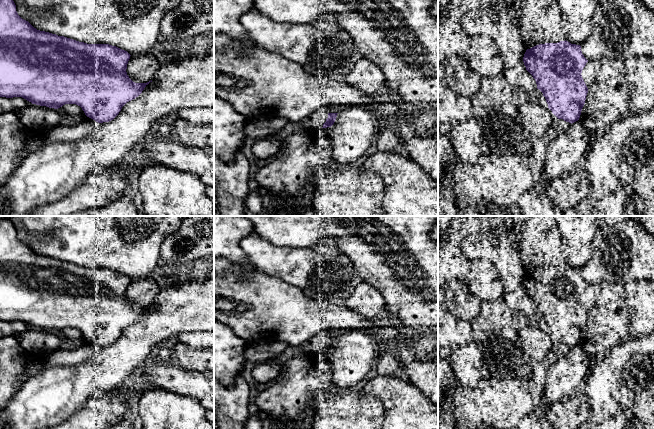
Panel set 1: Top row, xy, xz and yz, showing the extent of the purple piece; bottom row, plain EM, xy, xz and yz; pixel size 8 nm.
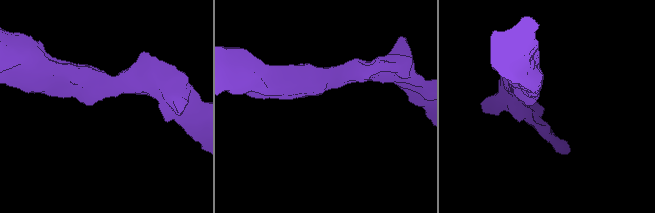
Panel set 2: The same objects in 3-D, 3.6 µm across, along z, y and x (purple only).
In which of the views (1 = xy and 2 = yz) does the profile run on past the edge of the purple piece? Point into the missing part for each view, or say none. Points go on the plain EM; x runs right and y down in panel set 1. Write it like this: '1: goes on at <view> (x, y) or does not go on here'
1: does not go on here
2: does not go on here

